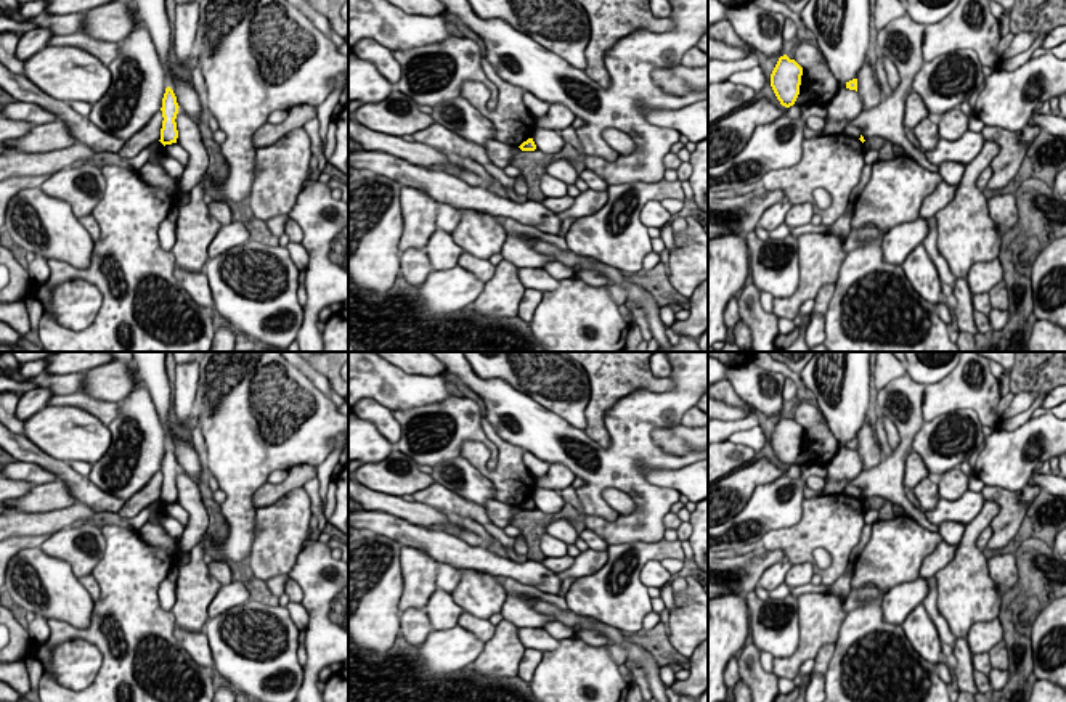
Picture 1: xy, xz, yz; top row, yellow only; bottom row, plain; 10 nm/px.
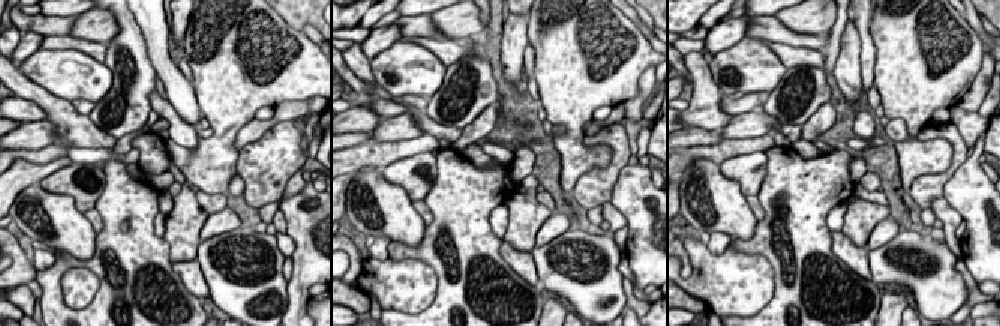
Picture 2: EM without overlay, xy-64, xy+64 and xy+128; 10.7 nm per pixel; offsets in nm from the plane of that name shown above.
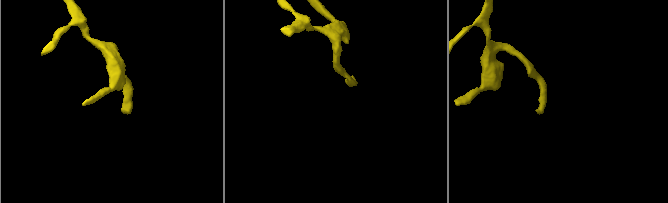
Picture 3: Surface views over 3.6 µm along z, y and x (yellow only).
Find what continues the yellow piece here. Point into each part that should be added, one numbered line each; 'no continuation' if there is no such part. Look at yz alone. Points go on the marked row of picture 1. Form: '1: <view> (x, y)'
no continuation

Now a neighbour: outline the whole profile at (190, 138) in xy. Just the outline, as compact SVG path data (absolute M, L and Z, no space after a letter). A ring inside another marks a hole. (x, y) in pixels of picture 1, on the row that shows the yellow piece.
M178 112L175 122L178 130L177 143L189 154L188 165L183 169L181 180L178 182L178 191L189 194L207 172L209 154L202 143L199 127L191 117Z

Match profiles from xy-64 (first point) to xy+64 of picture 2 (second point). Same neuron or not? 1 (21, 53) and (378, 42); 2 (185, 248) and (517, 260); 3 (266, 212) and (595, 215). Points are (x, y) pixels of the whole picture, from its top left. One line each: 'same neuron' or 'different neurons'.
1: same neuron
2: different neurons
3: same neuron

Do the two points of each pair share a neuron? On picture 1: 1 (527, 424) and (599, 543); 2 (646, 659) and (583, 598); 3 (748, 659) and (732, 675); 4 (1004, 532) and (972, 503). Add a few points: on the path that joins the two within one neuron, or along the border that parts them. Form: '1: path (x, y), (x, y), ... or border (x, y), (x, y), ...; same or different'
1: border (586, 527), (609, 545); different
2: border (599, 620), (622, 630); different
3: border (737, 659), (740, 678); different
4: border (981, 492), (984, 500); different

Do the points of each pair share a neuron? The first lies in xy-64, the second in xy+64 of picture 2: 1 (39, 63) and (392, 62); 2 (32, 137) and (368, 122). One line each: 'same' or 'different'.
1: same
2: different

